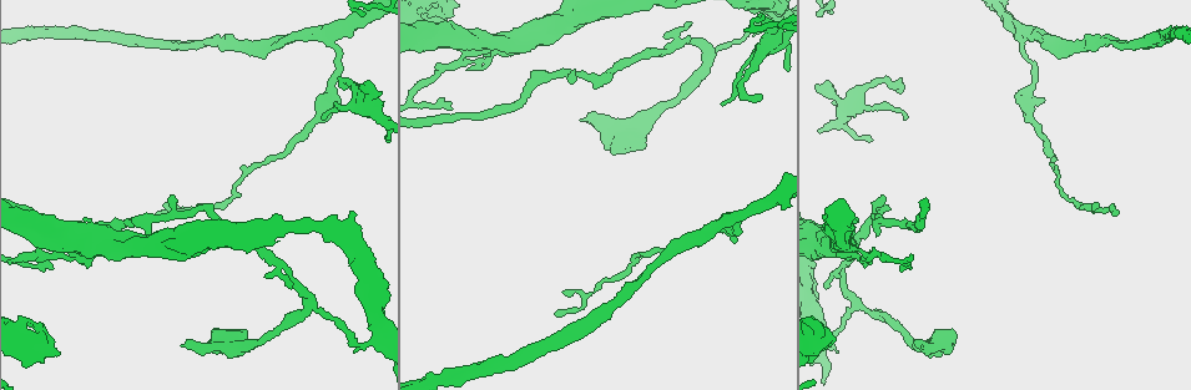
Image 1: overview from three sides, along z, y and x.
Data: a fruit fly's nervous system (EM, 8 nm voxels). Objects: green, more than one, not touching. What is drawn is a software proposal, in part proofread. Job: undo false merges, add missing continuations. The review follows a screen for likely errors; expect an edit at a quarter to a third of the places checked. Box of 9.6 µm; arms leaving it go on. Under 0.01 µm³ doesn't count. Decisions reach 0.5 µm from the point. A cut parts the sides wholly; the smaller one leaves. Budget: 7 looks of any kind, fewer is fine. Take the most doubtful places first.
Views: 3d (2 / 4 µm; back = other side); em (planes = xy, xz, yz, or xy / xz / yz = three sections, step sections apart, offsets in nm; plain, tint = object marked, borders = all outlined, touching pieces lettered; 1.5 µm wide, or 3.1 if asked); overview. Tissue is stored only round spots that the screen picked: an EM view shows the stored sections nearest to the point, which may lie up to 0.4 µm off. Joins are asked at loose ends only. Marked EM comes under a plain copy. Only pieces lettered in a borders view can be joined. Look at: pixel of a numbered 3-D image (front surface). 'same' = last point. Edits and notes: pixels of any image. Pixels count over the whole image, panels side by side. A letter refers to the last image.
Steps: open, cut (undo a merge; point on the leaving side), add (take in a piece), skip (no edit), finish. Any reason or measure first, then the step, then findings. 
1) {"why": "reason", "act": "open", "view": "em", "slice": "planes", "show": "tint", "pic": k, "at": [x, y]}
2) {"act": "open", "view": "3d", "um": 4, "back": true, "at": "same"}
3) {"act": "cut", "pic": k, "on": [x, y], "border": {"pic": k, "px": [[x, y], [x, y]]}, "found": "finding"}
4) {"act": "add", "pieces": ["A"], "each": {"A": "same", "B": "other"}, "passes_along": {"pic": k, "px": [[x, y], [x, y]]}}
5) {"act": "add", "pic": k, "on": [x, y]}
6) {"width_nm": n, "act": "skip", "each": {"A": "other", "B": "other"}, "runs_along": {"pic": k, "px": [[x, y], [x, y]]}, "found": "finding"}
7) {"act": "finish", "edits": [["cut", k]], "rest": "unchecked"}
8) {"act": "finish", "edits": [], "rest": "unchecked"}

{"why": "an open end", "act": "open", "view": "em", "slice": "xz", "step": 4, "show": "tint", "pic": 1, "at": [31, 320]}

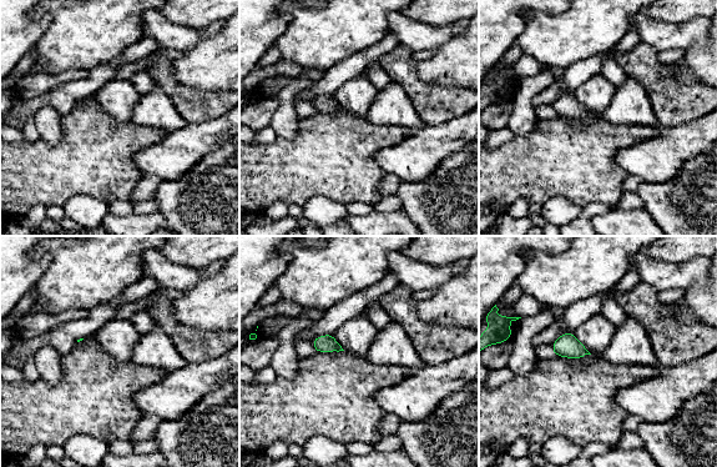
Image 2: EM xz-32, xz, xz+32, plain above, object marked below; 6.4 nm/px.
{"why": "another direction", "act": "open", "view": "em", "slice": "planes", "show": "borders", "at": "same"}

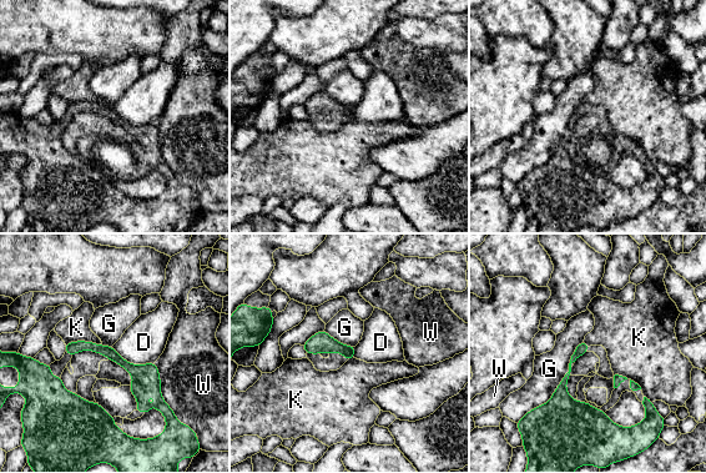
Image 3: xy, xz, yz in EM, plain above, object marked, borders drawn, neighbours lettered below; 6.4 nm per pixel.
{"act": "skip", "each": {"D": "other", "G": "other", "K": "other", "W": "other"}, "border": {"pic": 3, "px": [[112, 346], [132, 363], [154, 363]]}, "found": "none of them fits"}

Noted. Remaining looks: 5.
{"why": "thin end", "act": "open", "view": "em", "slice": "yz", "step": 8, "show": "tint", "pic": 1, "at": [722, 102]}

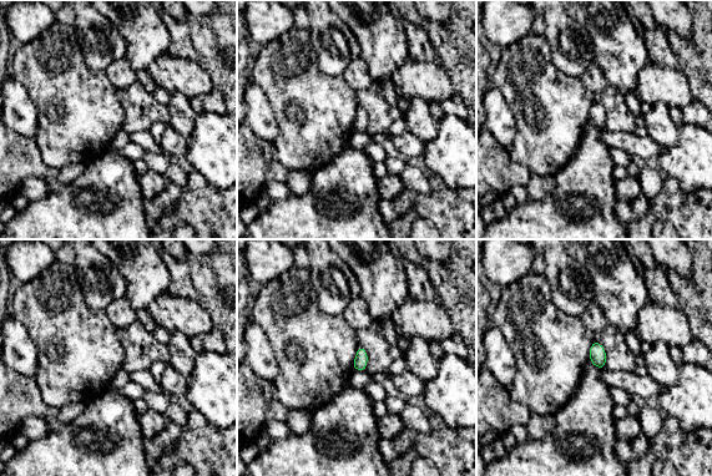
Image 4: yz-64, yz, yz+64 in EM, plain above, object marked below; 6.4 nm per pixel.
{"why": "what lies round it", "act": "open", "view": "em", "slice": "yz", "step": 8, "show": "borders", "at": "same"}

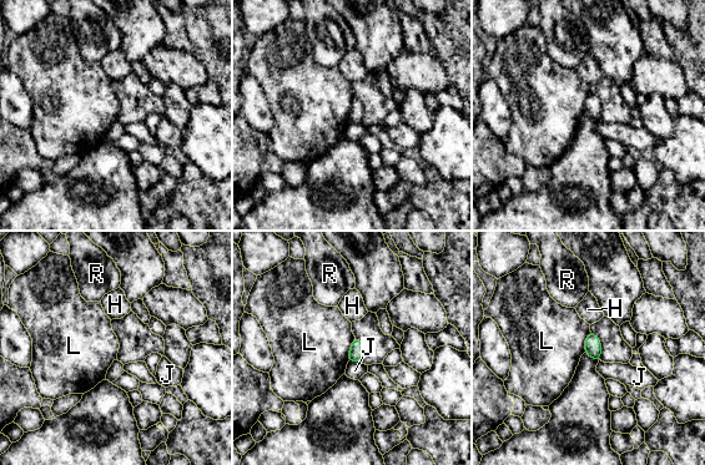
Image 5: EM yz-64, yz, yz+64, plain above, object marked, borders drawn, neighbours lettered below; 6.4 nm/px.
{"width_nm": 90, "act": "skip", "each": {"H": "other", "J": "other", "L": "other", "R": "other"}, "border": {"pic": 5, "px": [[354, 337], [347, 360]]}, "found": "no lettered piece goes on from it"}

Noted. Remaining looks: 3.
{"why": "four or more arms meet", "act": "open", "view": "3d", "um": 2, "pic": 1, "at": [842, 106]}

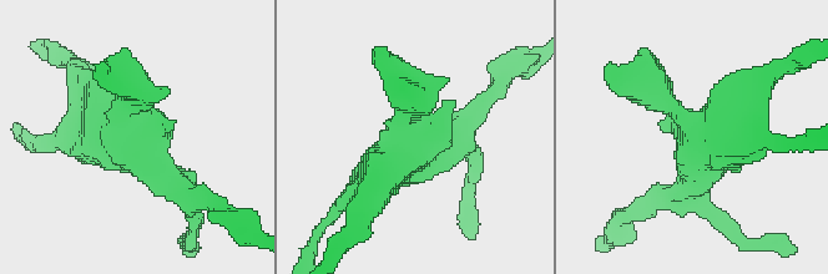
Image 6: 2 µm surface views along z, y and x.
{"why": "need the tissue", "act": "open", "view": "em", "slice": "planes", "show": "borders", "pic": 6, "at": [705, 139]}

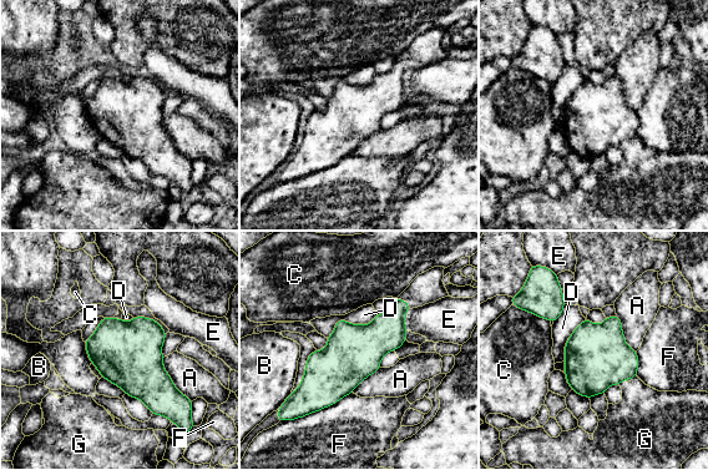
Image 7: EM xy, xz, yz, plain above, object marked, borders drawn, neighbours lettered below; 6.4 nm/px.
{"act": "skip", "each": {"A": "other", "B": "other", "C": "other", "D": "other", "E": "other", "F": "other", "G": "other"}, "border": {"pic": 7, "px": [[377, 313], [327, 338]]}, "found": "continuous, no second neuron"}

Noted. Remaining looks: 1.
{"act": "finish", "edits": [], "rest": "unchecked"}

